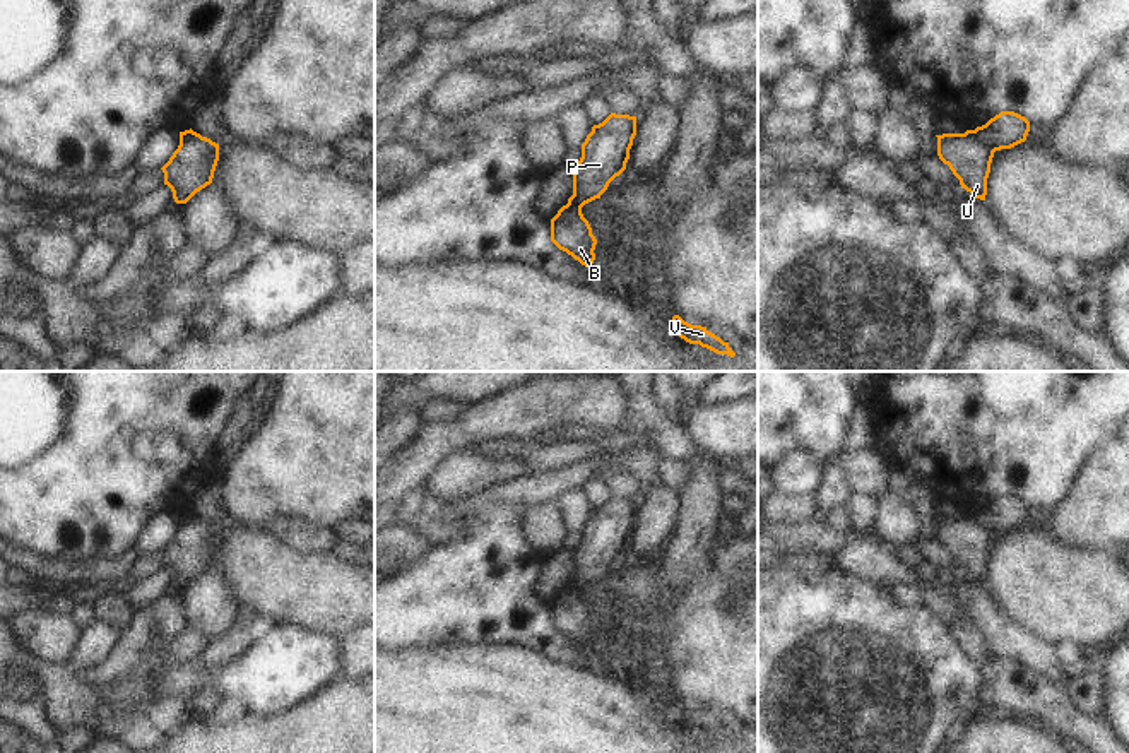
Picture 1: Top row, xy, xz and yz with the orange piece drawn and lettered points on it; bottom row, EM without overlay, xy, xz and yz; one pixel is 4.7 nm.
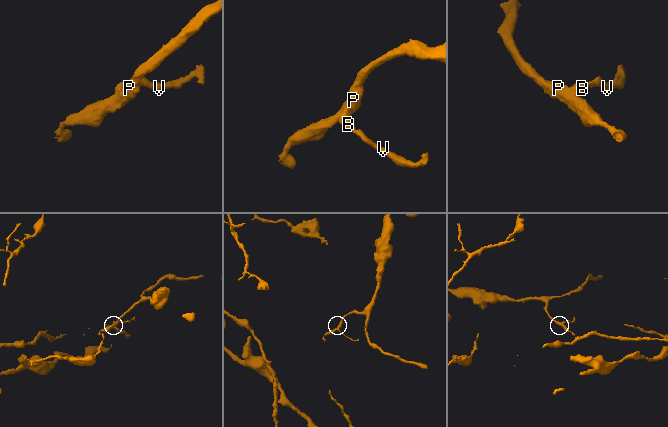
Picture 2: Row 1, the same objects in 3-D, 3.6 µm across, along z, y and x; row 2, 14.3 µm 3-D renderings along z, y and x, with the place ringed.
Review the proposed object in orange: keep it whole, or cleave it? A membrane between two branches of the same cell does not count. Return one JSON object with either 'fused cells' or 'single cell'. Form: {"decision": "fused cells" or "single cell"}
{"decision": "fused cells"}

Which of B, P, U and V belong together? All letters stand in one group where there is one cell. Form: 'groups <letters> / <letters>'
groups B V / P U

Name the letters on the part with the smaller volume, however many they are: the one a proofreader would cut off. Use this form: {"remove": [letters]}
{"remove": ["B", "V"]}

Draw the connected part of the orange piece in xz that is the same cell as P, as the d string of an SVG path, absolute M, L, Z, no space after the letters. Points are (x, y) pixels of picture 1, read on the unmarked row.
M611 496L594 508L582 527L582 541L575 548L573 578L566 589L583 590L600 582L609 566L626 553L630 532L636 519L636 500Z

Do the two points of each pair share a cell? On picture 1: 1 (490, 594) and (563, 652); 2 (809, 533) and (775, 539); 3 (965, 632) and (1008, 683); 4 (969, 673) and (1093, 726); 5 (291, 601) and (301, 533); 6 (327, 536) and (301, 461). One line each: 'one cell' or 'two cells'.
1: one cell
2: one cell
3: two cells
4: two cells
5: two cells
6: two cells

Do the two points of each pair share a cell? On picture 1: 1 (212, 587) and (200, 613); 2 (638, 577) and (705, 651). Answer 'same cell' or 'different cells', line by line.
1: same cell
2: same cell

